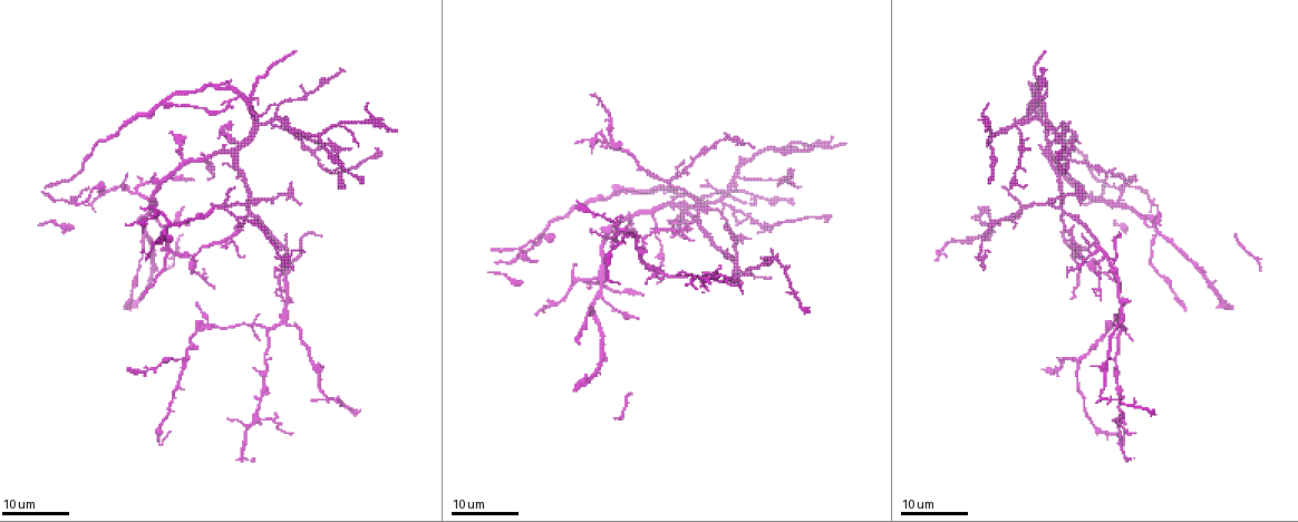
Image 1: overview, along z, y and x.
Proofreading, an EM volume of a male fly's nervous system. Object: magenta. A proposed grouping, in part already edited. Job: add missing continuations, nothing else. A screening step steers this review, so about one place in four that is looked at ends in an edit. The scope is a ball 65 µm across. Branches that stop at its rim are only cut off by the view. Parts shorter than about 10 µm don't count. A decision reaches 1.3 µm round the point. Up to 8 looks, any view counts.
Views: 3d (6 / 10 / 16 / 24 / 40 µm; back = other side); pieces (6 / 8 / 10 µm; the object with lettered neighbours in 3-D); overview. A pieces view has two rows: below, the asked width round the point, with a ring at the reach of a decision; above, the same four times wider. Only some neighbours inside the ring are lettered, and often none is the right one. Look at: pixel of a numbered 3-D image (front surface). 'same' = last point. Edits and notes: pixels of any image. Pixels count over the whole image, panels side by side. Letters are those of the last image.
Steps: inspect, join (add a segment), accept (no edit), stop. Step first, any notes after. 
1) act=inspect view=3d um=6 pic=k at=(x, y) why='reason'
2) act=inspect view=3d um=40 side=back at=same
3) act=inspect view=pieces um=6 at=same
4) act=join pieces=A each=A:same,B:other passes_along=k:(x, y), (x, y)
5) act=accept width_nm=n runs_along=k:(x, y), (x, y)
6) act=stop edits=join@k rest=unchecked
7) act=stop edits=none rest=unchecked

act=inspect view=3d um=16 pic=1 at=(1003, 188) why='thin end'

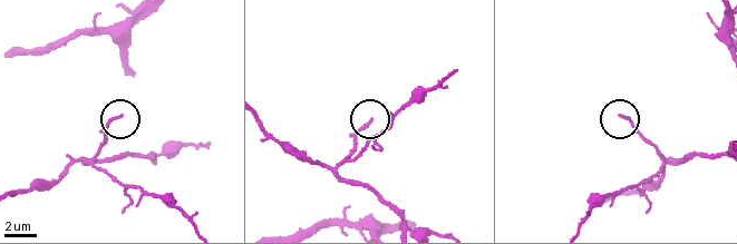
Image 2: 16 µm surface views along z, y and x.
act=inspect view=pieces um=6 pic=2 at=(622, 117)

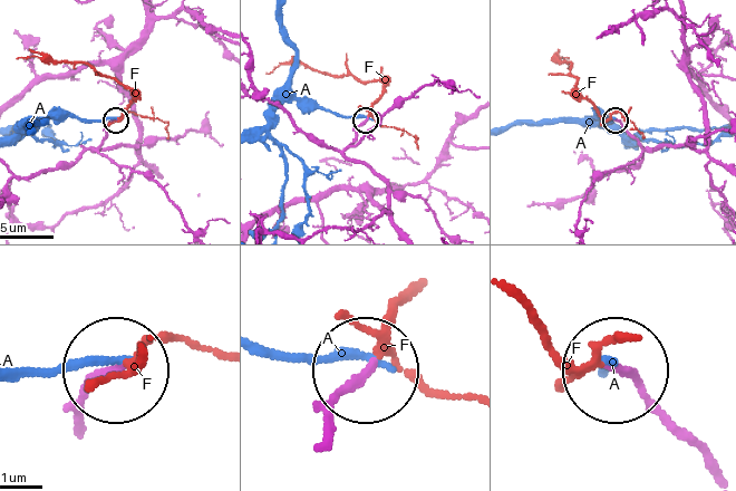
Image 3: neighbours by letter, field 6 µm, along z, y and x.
act=join pieces=F width_nm=170 each=A:other,F:same passes_along=3:(78, 415), (142, 350) found='the neuron continues'

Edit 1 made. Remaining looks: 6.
act=inspect view=3d um=16 pic=1 at=(990, 183) why='free end'

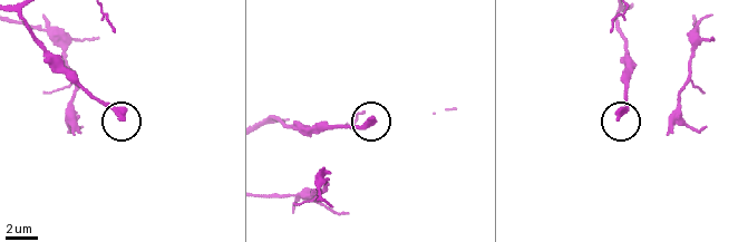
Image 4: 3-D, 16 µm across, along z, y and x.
act=inspect view=pieces um=8 pic=4 at=(617, 119)

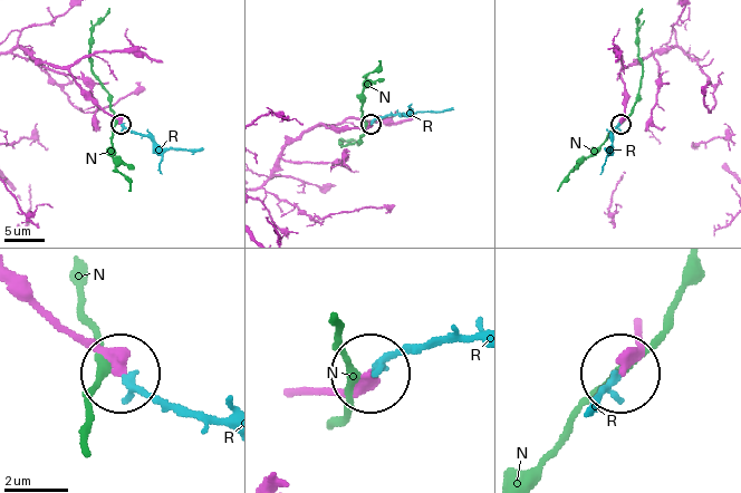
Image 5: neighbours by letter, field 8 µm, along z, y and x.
act=join pieces=R width_nm=310 each=N:other,R:same found='the neuron continues'

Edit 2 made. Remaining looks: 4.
act=inspect view=3d um=24 pic=1 at=(290, 269) why='tapers out'

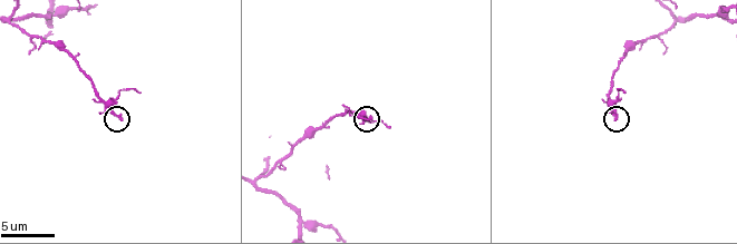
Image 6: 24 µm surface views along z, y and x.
act=inspect view=pieces um=6 pic=6 at=(370, 120)

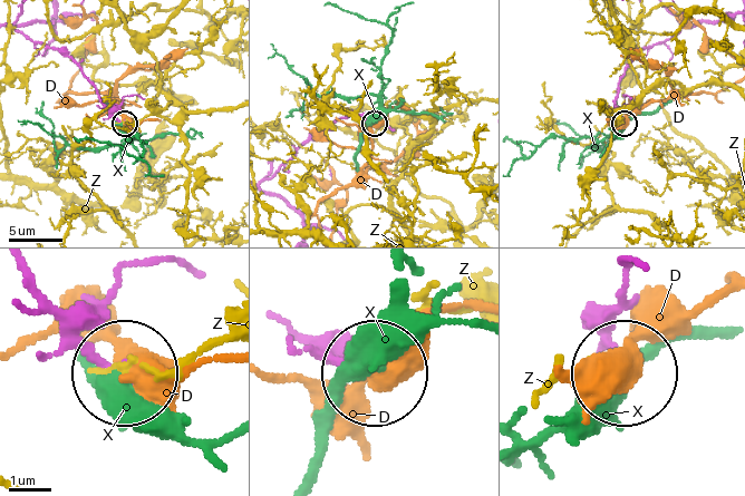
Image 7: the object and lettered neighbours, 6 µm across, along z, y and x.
act=accept each=D:other,X:other,Z:other found='none of them fits'

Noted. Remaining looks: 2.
act=inspect view=3d um=16 pic=1 at=(1070, 123) why='an open end'

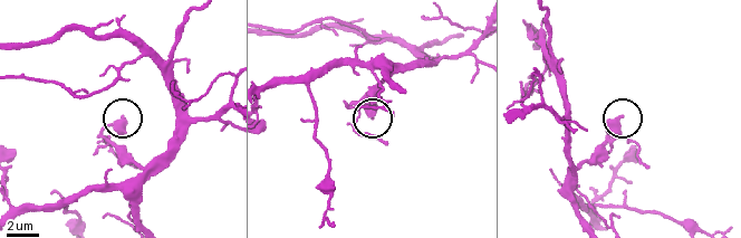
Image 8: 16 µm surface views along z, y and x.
act=inspect view=pieces um=10 pic=8 at=(619, 115) why='what lies round it'

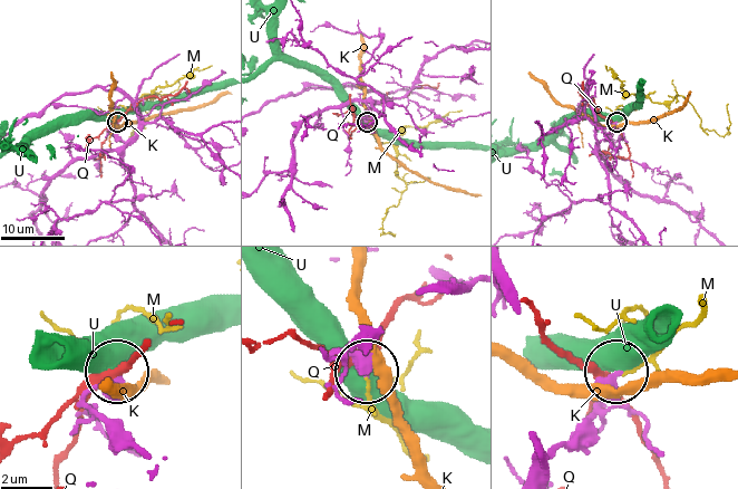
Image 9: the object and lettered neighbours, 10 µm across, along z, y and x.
act=join pieces=M each=K:other,M:same,Q:other,U:other passes_along=9:(574, 431), (611, 376), (656, 357), (698, 318), (700, 306) found='it goes on there'

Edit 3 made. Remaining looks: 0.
act=stop edits=join@3,join@5,join@9 rest=unchecked

